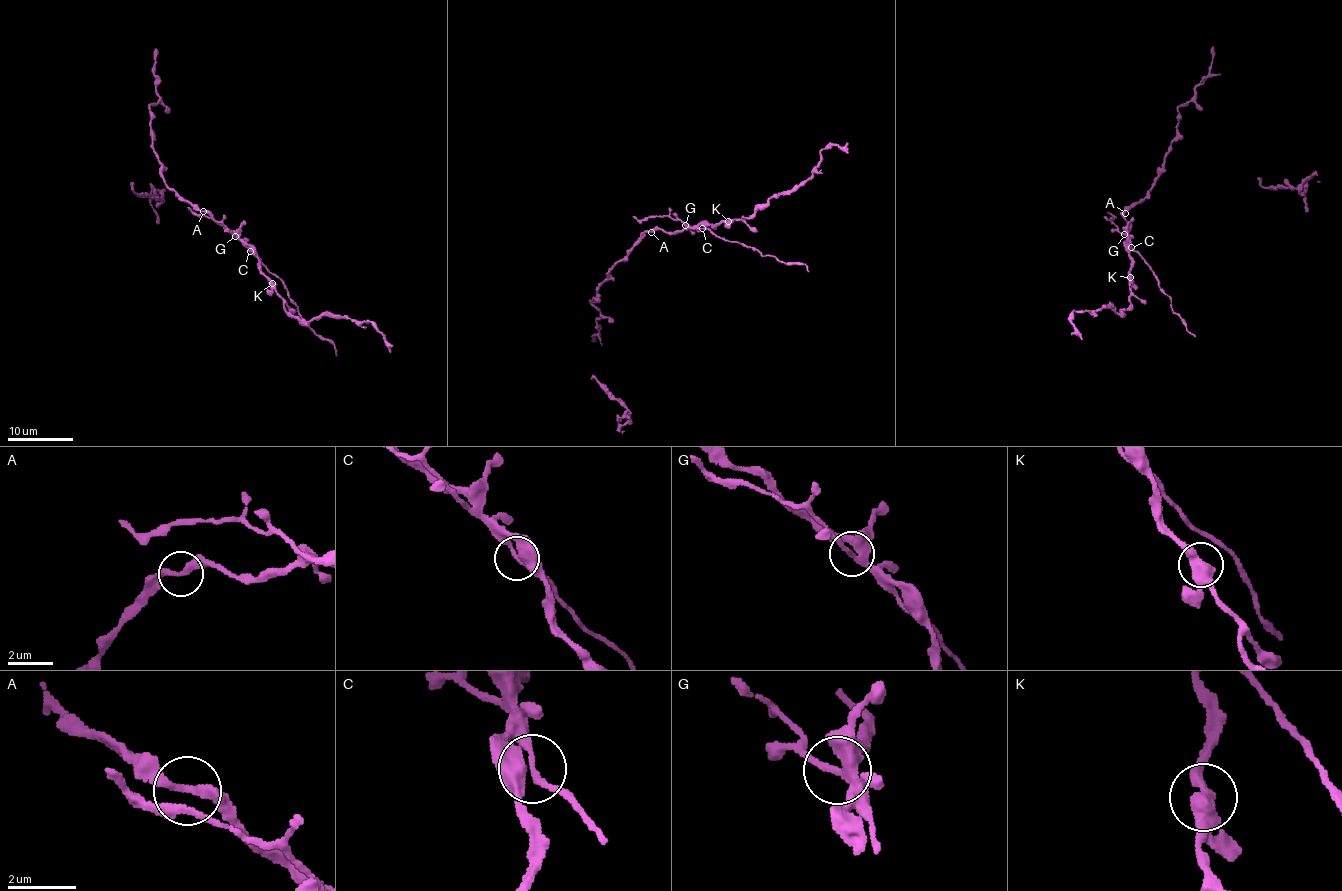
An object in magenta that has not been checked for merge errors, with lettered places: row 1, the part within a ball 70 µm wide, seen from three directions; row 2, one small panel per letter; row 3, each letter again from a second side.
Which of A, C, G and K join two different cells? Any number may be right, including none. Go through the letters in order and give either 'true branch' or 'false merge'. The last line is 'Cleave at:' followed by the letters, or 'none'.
A: true branch
C: false merge
G: false merge
K: true branch
Cleave at: C, G

